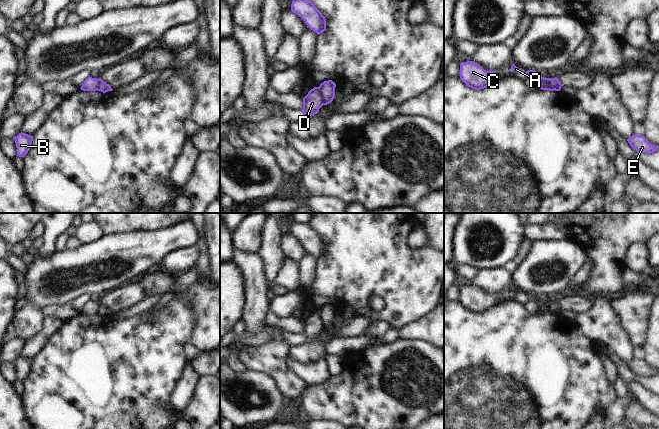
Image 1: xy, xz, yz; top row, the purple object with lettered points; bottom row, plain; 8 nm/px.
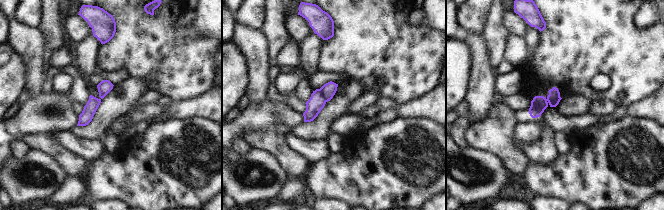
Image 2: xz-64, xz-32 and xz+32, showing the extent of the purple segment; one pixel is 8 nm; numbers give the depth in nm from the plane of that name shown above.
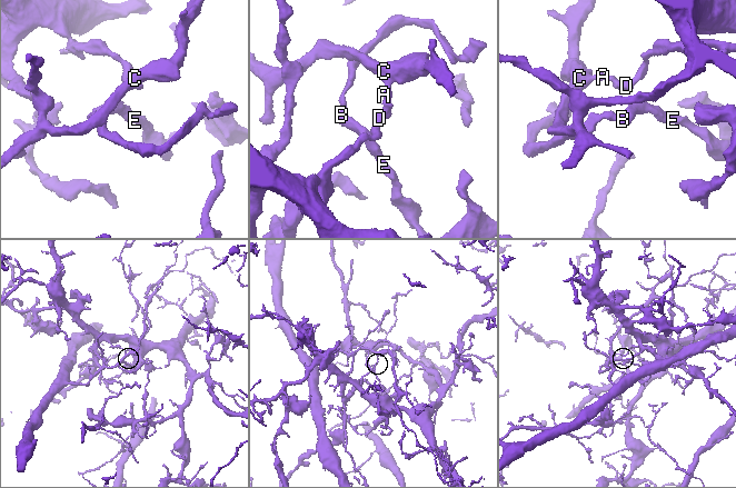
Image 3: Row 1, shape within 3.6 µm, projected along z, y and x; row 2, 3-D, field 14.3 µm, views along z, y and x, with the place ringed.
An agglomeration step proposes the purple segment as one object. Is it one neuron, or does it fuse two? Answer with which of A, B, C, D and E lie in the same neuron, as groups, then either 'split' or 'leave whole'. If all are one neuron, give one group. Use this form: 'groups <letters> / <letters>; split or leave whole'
groups A C / B D E; split

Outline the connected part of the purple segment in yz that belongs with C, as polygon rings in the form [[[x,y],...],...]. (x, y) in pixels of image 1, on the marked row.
[[[473,61],[460,64],[460,79],[472,89],[484,89],[494,82],[495,71],[485,71]]]

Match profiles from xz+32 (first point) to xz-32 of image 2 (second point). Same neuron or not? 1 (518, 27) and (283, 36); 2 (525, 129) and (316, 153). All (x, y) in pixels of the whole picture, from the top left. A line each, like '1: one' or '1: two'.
1: two
2: two

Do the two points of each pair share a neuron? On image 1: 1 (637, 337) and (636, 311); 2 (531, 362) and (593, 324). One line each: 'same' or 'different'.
1: same
2: different

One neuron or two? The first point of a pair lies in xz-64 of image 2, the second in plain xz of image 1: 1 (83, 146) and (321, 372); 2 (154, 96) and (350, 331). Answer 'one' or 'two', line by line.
1: one
2: one

